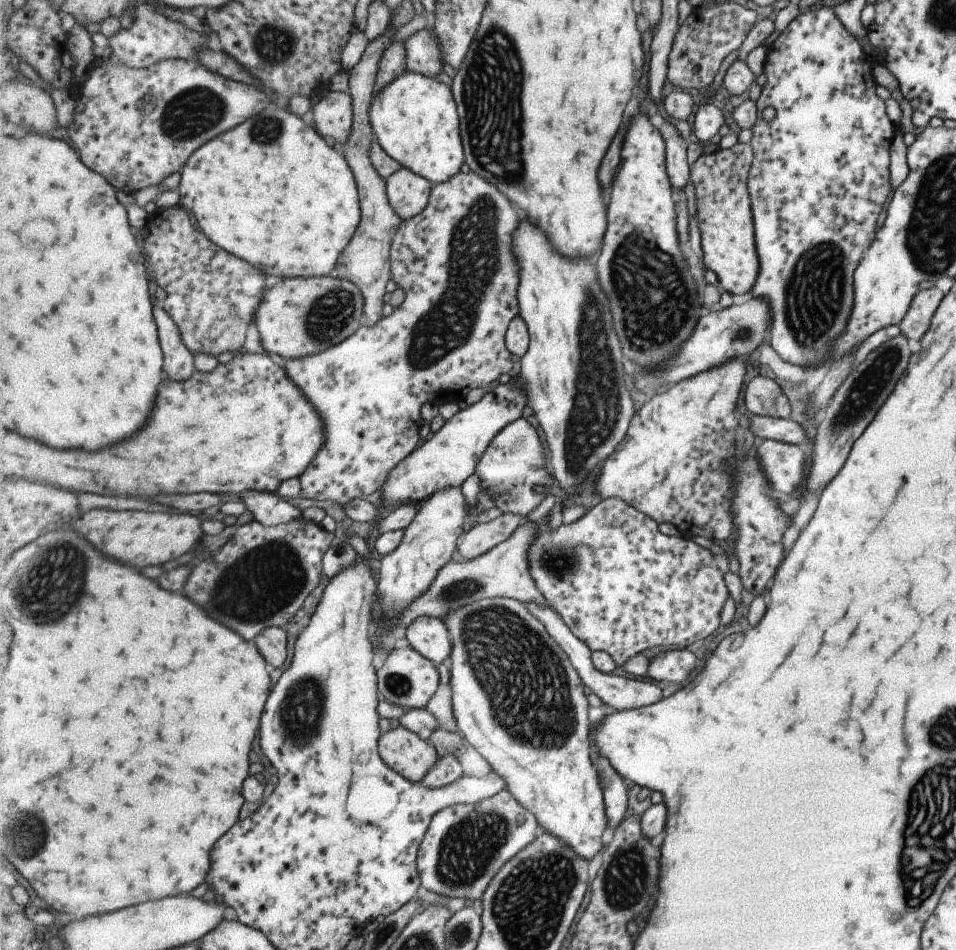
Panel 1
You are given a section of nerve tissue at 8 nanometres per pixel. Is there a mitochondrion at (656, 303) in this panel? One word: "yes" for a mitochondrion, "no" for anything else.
yes

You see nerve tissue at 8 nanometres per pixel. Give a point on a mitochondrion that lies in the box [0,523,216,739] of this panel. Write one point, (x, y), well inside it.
(54, 584)

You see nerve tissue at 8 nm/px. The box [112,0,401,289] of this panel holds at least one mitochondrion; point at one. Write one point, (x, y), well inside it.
(192, 112)

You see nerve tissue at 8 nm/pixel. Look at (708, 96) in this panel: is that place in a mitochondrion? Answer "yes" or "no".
no

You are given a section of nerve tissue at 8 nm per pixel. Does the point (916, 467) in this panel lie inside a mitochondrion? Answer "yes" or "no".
no

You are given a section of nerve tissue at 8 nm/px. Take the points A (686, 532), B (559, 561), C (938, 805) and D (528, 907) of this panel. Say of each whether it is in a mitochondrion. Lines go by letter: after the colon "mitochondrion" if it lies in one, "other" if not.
A: other
B: mitochondrion
C: mitochondrion
D: mitochondrion

